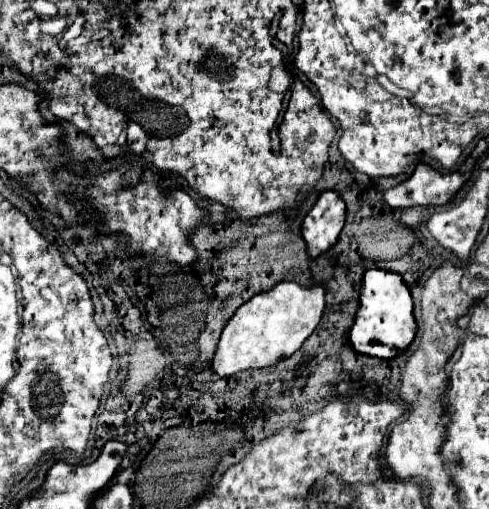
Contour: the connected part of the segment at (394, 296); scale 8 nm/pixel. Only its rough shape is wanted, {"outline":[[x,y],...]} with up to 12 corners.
{"outline":[[365,271],[349,331],[361,355],[413,341],[413,299],[391,271]]}

